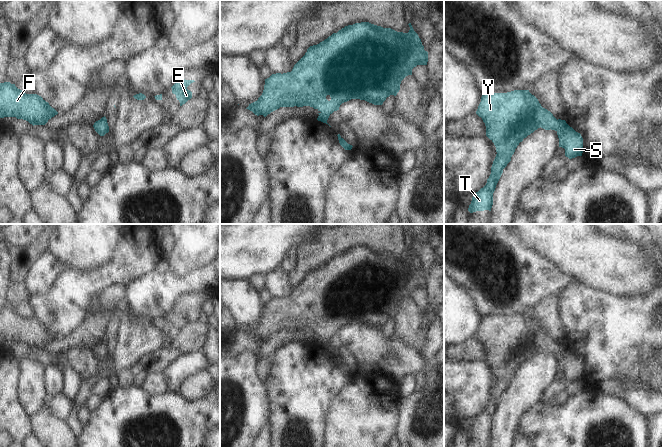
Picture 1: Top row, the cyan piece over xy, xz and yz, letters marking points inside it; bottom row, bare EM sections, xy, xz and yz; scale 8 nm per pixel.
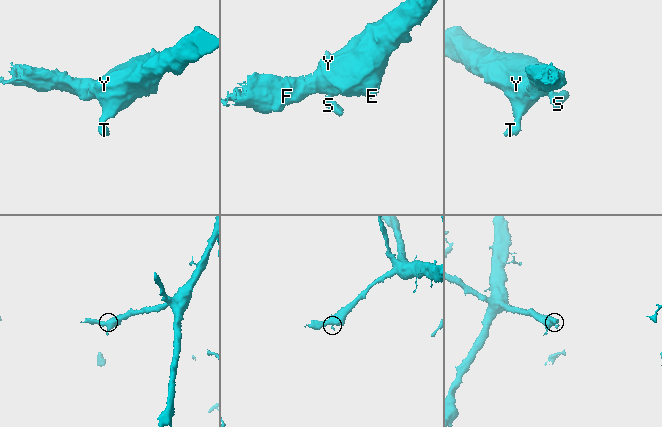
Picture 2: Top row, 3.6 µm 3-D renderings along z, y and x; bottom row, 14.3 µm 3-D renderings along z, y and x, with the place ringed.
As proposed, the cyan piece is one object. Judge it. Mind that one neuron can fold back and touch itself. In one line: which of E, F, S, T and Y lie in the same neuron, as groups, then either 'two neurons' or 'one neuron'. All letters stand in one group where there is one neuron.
groups E F S T Y; one neuron

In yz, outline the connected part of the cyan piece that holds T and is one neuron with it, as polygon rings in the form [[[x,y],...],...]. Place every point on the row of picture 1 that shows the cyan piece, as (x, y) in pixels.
[[[514,90],[507,93],[484,93],[476,114],[482,118],[486,126],[486,136],[496,147],[496,157],[491,167],[491,174],[486,185],[472,197],[468,211],[491,211],[493,193],[503,173],[503,169],[511,161],[511,157],[520,142],[538,128],[555,130],[559,138],[559,147],[565,149],[565,156],[569,159],[582,156],[583,138],[580,133],[570,127],[565,120],[556,119],[553,114],[543,108],[538,99],[529,90]]]

